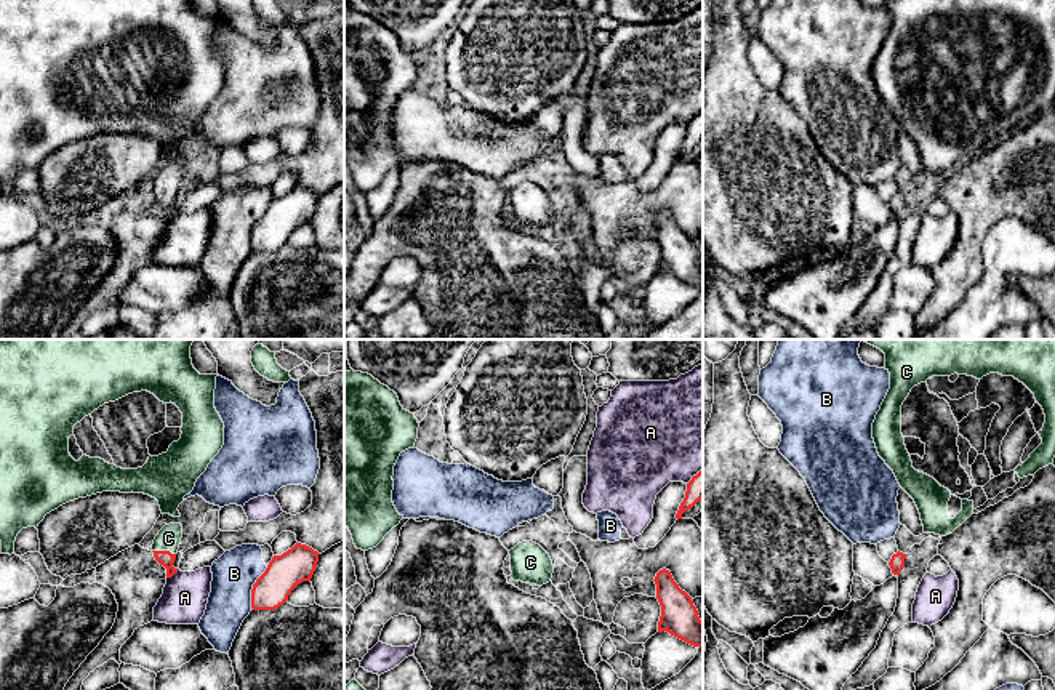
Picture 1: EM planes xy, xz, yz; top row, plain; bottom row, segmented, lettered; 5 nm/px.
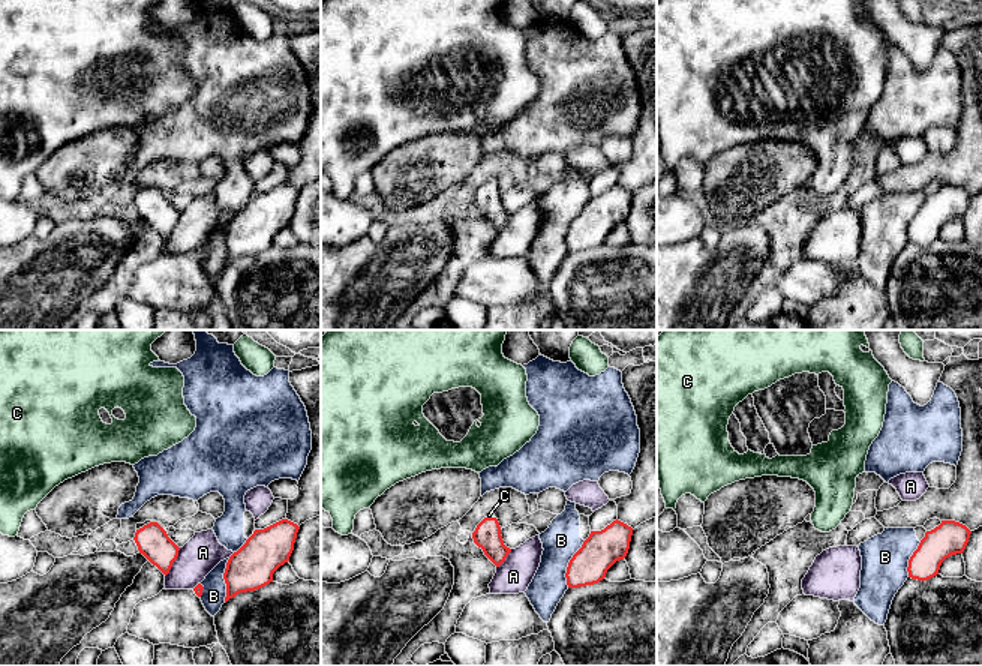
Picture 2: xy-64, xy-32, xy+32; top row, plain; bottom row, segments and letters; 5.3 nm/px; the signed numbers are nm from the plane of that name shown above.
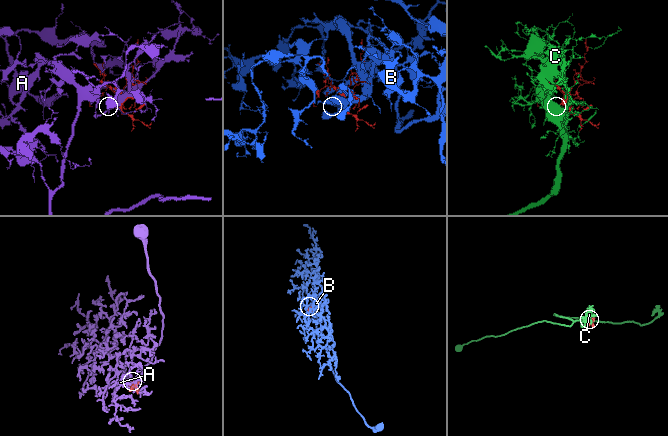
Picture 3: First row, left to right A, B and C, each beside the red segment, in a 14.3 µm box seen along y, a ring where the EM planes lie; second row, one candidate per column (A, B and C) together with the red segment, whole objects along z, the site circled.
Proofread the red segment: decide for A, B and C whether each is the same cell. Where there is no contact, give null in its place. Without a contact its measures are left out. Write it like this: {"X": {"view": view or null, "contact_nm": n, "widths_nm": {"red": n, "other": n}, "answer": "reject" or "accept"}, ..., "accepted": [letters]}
{"A": {"view": "xy", "contact_nm": 80, "widths_nm": {"red": 80, "other": 220}, "answer": "reject"}, "B": {"view": "xy", "contact_nm": 240, "widths_nm": {"red": 180, "other": 220}, "answer": "reject"}, "C": {"view": "xy", "contact_nm": 120, "widths_nm": {"red": 80, "other": 120}, "answer": "accept"}, "accepted": ["C"]}

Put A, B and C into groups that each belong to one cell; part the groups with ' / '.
A / B / C

